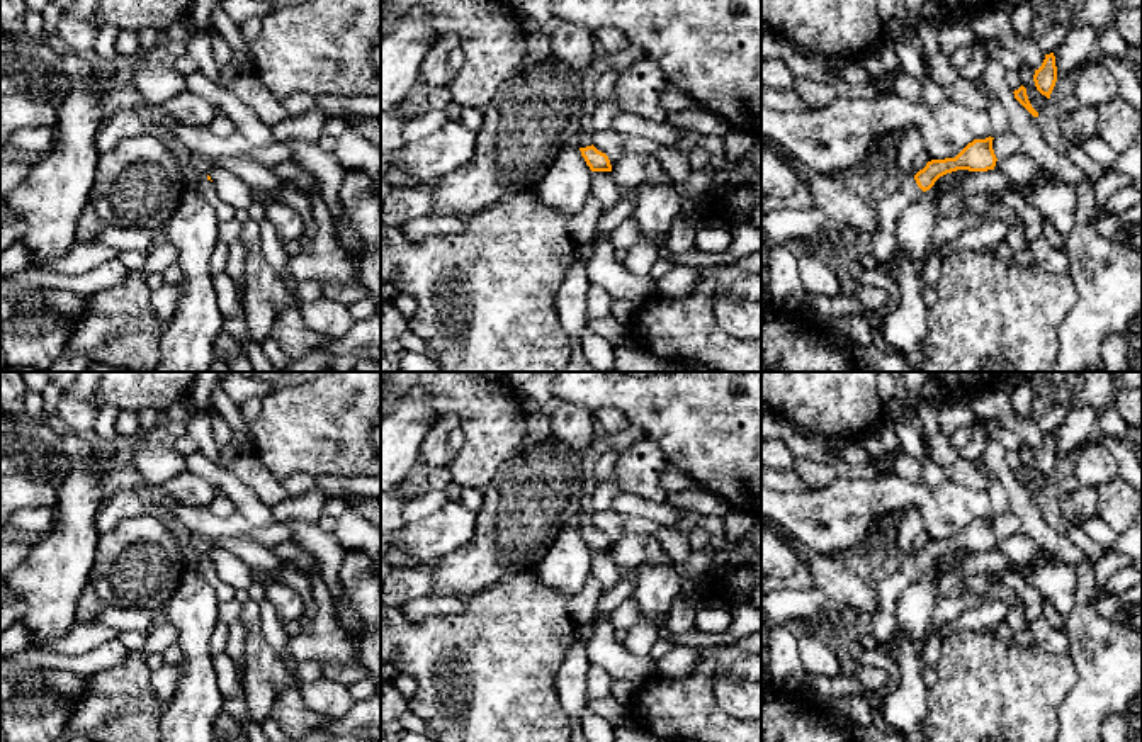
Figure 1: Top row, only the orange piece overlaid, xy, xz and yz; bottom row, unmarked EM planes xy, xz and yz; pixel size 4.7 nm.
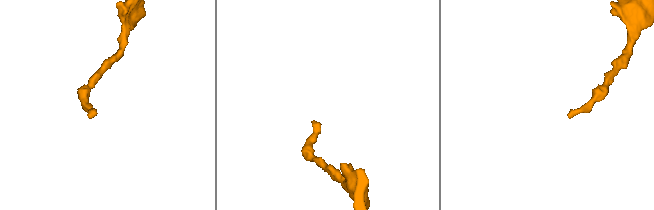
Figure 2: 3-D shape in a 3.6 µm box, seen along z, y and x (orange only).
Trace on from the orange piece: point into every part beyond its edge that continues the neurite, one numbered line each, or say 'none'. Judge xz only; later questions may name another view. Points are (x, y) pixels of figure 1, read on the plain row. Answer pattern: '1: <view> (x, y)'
1: xz (583, 520)

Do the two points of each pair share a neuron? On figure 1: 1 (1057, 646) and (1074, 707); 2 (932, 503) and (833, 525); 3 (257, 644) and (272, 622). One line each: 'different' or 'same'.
1: different
2: same
3: different

